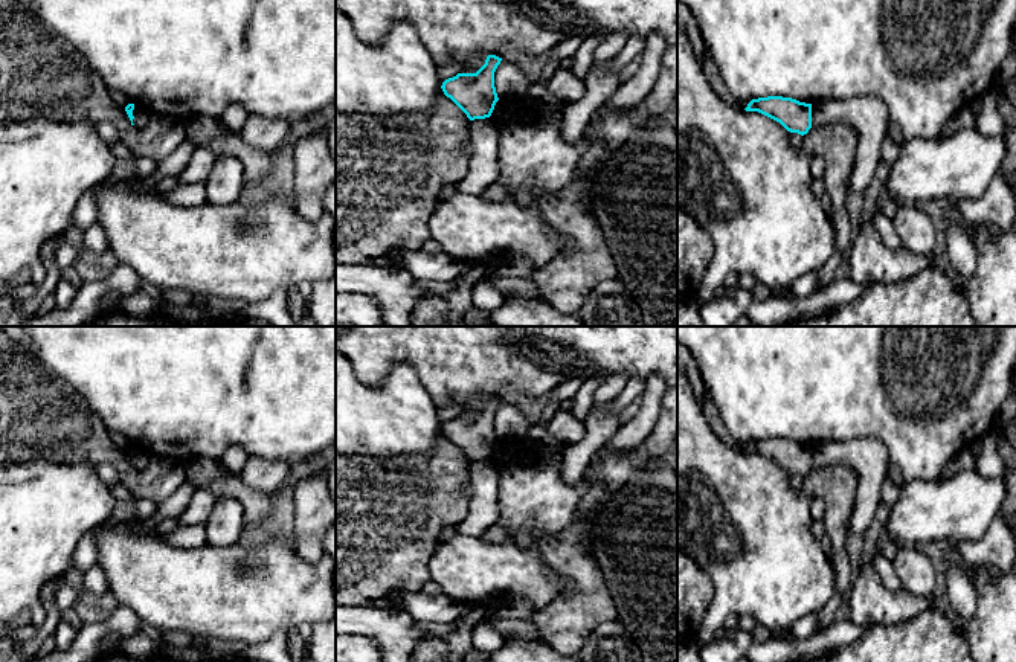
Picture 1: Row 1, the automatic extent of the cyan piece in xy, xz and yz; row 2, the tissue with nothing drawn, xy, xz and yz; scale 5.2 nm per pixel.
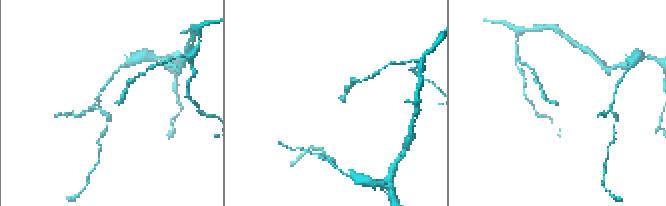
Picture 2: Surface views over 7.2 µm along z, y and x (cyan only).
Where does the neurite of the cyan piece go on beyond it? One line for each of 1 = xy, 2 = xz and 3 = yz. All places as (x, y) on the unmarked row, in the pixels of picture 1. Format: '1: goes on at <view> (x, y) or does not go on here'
1: does not go on here
2: does not go on here
3: does not go on here

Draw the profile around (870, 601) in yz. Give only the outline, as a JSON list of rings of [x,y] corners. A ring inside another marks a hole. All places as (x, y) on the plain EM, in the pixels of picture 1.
[[[871,561],[862,564],[847,599],[850,619],[860,627],[895,625],[931,607],[924,596],[889,590]]]

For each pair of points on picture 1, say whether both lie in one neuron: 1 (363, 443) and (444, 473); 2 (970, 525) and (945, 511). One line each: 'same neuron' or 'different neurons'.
1: different neurons
2: same neuron

